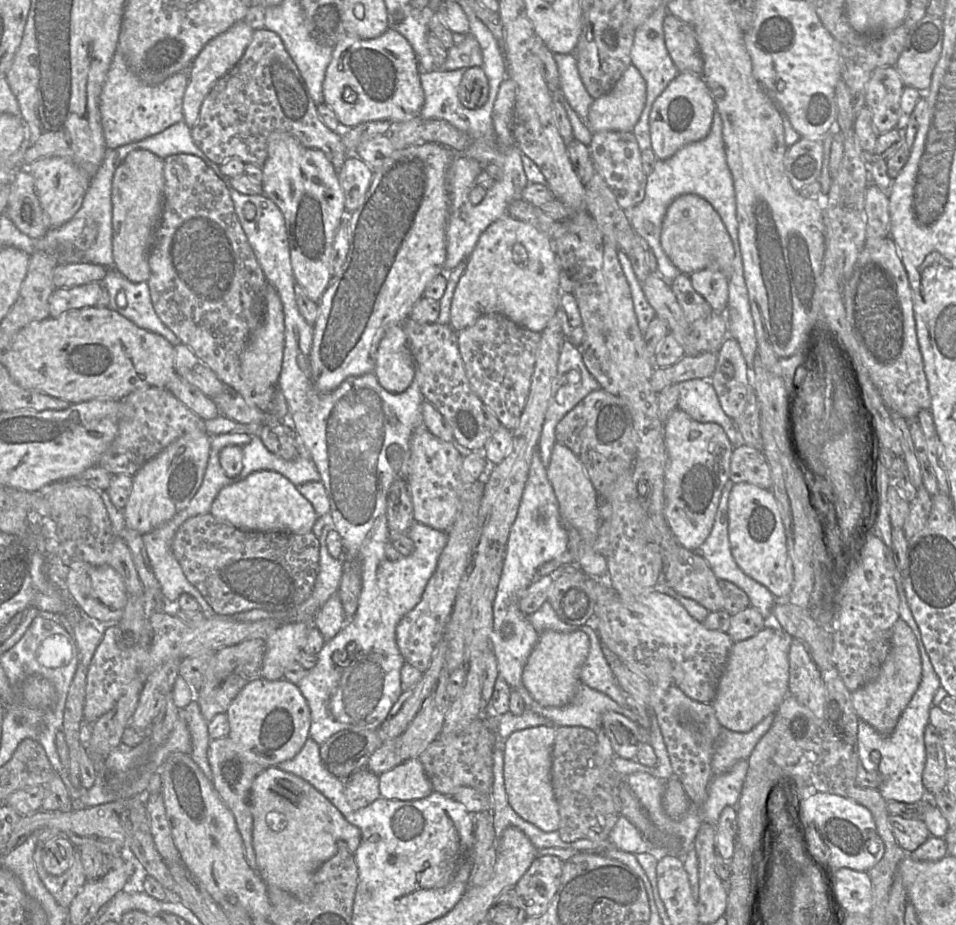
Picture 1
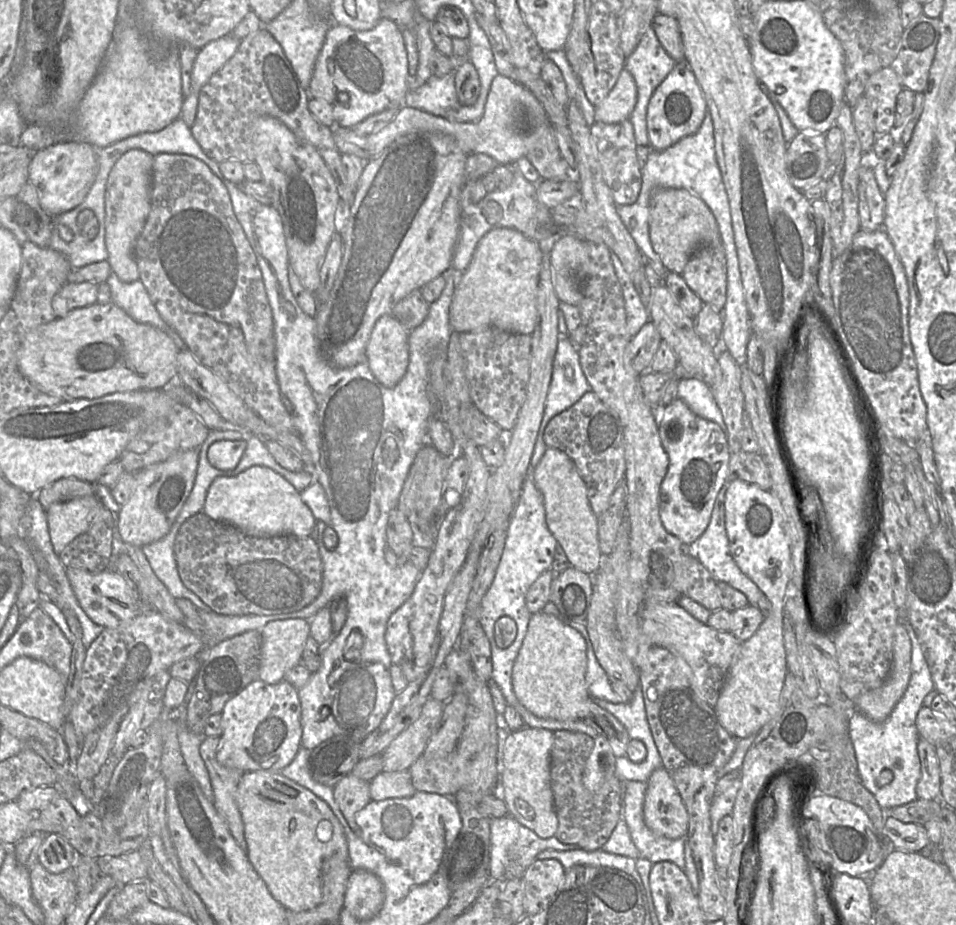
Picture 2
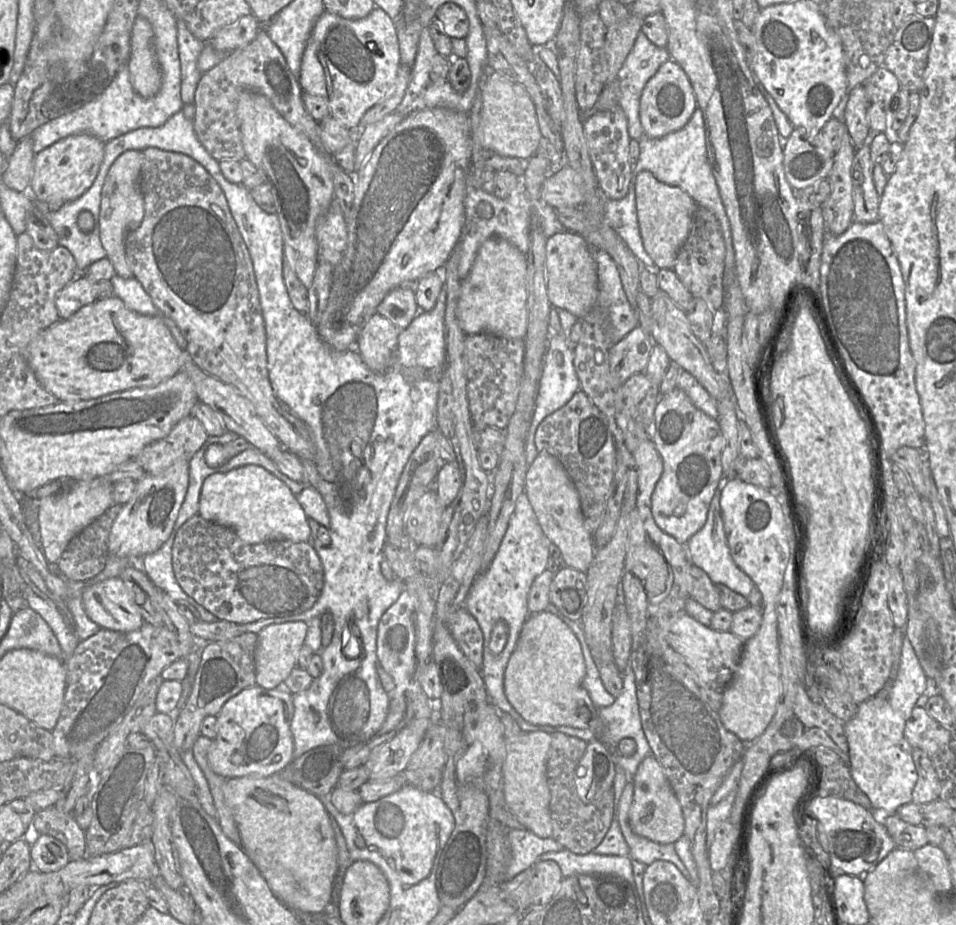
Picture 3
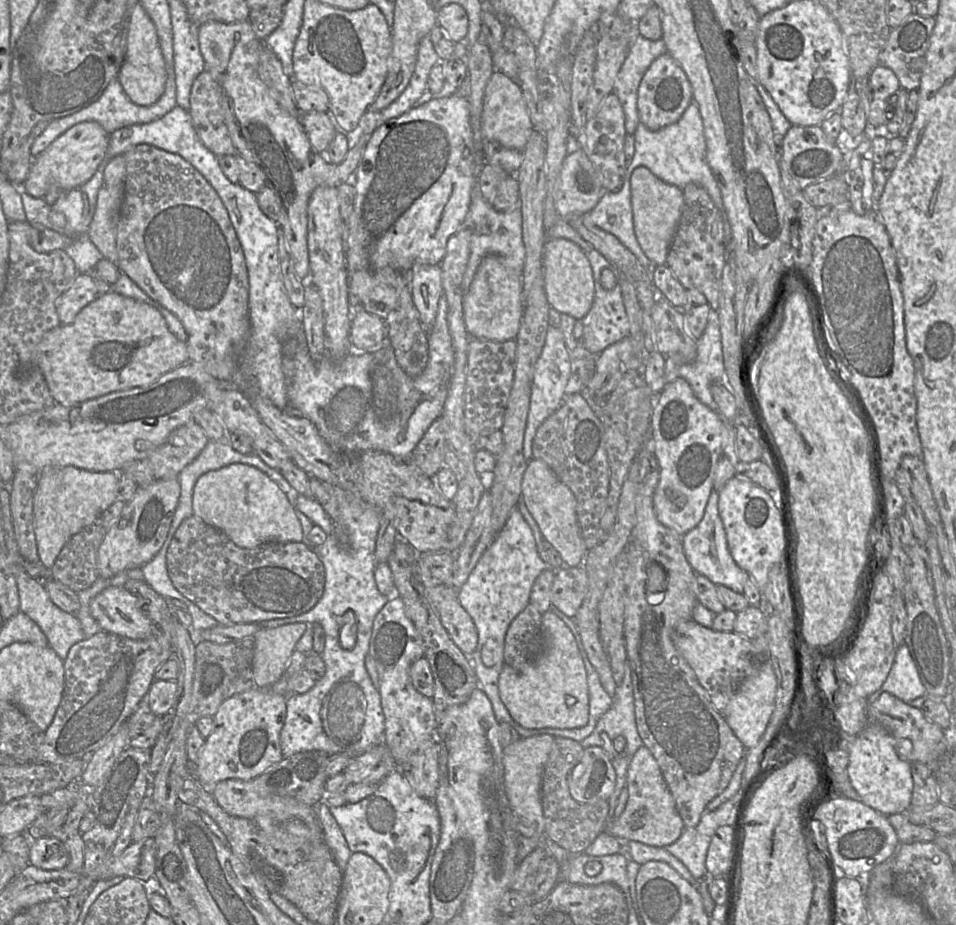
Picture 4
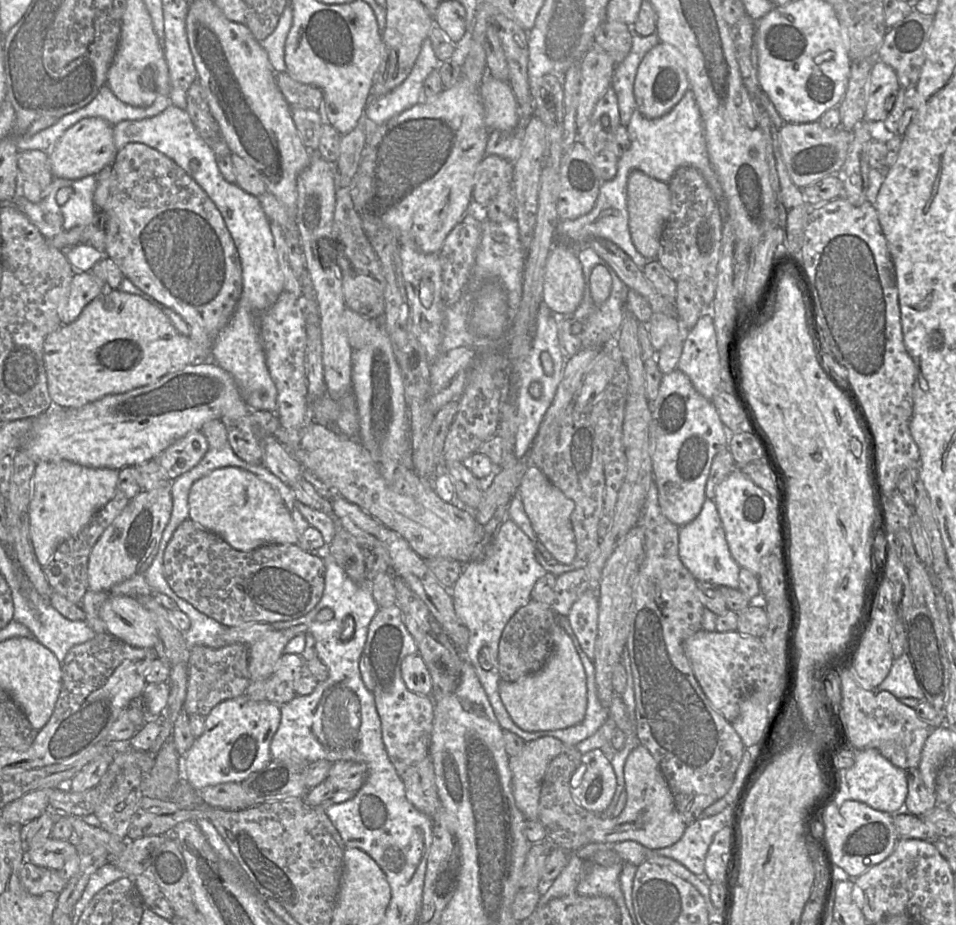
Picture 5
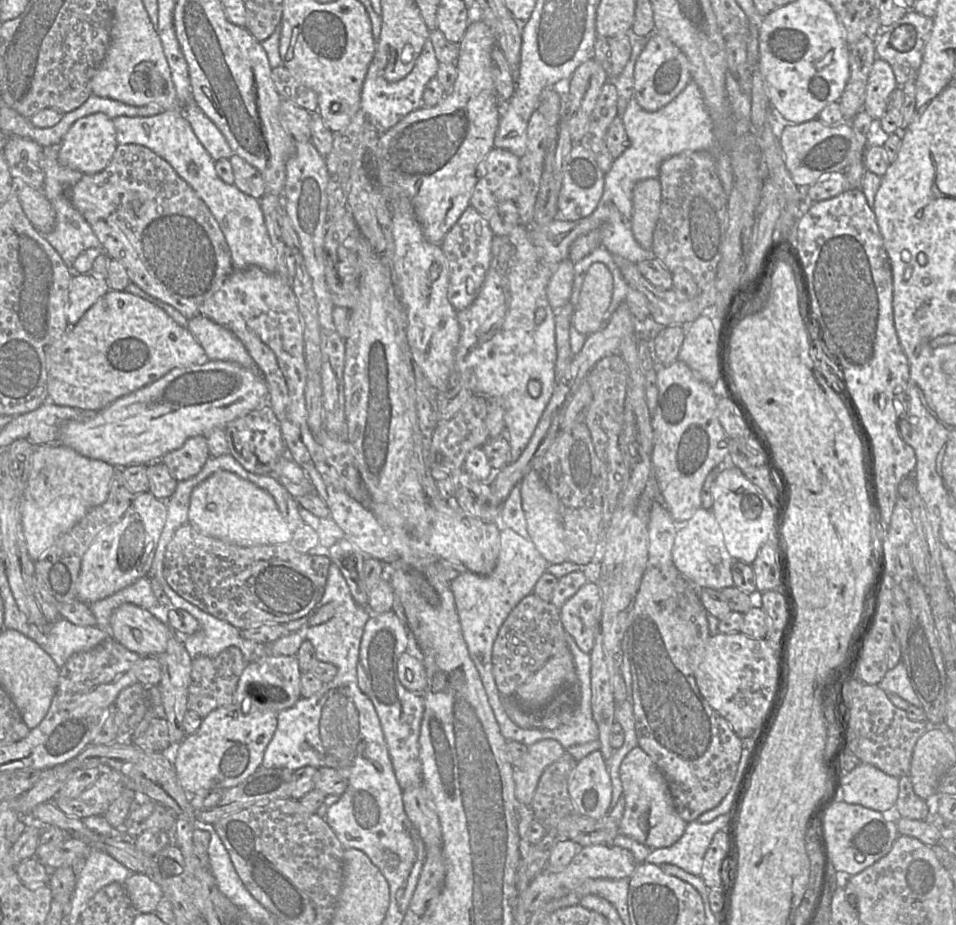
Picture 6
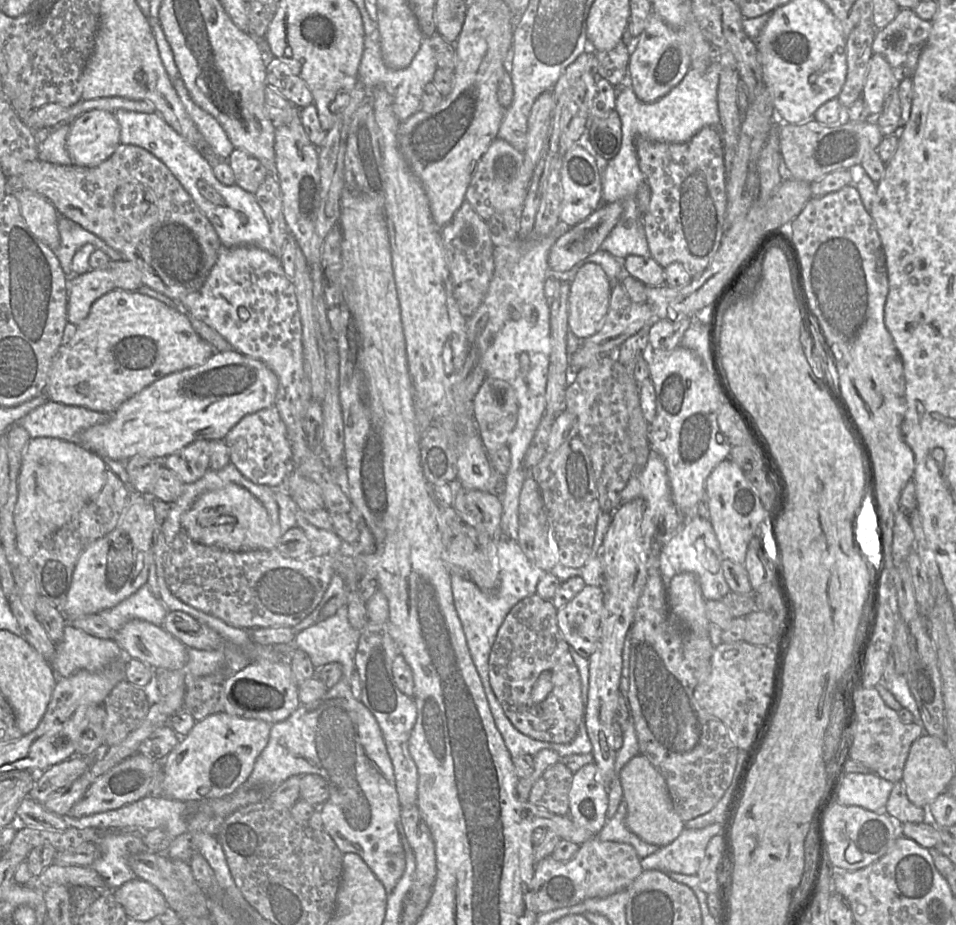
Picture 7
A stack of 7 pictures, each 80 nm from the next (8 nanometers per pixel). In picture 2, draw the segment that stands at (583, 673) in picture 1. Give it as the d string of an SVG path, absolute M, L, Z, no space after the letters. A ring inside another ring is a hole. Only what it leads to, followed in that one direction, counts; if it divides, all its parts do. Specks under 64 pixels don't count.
M582 624L582 632L586 641L587 665L585 685L589 694L594 699L603 699L611 703L621 703L621 698L612 689L607 673L595 656L585 624Z

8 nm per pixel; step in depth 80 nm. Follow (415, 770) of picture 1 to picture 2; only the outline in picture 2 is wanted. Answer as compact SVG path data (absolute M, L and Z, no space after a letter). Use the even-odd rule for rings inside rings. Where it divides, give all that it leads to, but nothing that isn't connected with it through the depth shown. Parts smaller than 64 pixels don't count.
M408 770L381 772L370 781L370 797L373 801L390 798L407 798L415 794Z

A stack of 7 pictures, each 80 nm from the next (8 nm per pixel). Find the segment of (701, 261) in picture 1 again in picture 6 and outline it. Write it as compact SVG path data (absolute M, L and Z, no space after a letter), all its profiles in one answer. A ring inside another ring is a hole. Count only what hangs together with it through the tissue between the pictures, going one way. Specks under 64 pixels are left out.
M658 178L639 181L633 189L632 232L637 243L651 250L660 215L661 184Z

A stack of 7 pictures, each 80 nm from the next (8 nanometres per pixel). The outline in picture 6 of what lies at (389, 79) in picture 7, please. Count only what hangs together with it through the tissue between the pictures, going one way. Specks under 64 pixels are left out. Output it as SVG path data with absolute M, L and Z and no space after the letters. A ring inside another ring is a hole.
M429 39L423 45L412 71L402 80L390 83L380 75L375 59L370 63L361 92L361 111L381 131L395 126L406 115L422 106L422 95L426 84L436 76L439 63Z

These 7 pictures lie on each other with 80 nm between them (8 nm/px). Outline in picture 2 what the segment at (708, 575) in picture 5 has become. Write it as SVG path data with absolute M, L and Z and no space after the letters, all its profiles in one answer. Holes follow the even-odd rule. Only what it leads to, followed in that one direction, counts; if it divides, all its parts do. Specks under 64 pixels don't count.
M726 480L721 489L719 490L714 502L711 518L706 530L703 534L691 545L687 546L687 553L697 558L703 566L709 571L713 579L723 581L732 586L733 588L742 592L748 600L750 605L756 605L757 601L763 594L758 586L748 578L734 562L730 551L729 542L725 530L725 507L724 500L725 494L729 487L729 480Z

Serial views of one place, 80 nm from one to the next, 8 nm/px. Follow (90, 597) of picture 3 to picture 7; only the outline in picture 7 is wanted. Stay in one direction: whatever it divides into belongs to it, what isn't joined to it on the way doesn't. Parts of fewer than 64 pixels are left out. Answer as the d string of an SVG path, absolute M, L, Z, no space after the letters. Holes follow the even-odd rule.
M140 619L128 621L114 636L127 658L138 659L153 669L182 669L187 663L187 648L163 626Z

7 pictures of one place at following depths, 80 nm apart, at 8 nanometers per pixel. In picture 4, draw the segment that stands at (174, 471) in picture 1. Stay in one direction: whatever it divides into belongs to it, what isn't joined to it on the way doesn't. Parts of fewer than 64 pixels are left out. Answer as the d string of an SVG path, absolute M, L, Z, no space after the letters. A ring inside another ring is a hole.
M177 478L155 480L147 486L138 488L111 525L98 549L99 578L107 579L122 571L139 568L159 552L167 538L179 495L180 485Z

